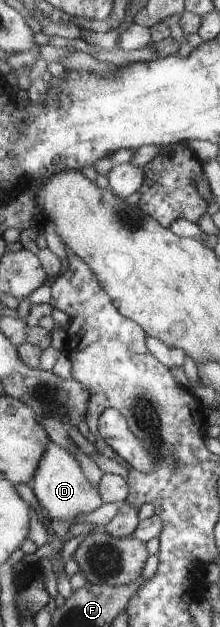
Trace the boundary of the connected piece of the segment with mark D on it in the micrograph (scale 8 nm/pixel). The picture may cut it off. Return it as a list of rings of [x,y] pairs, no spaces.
[[[50,440],[50,445],[46,449],[45,458],[42,459],[38,473],[28,484],[33,489],[39,505],[46,509],[50,520],[64,520],[70,527],[76,524],[74,519],[79,515],[85,515],[96,511],[102,507],[103,499],[99,487],[94,486],[84,475],[78,459],[70,455],[65,447],[60,447],[58,443]]]

